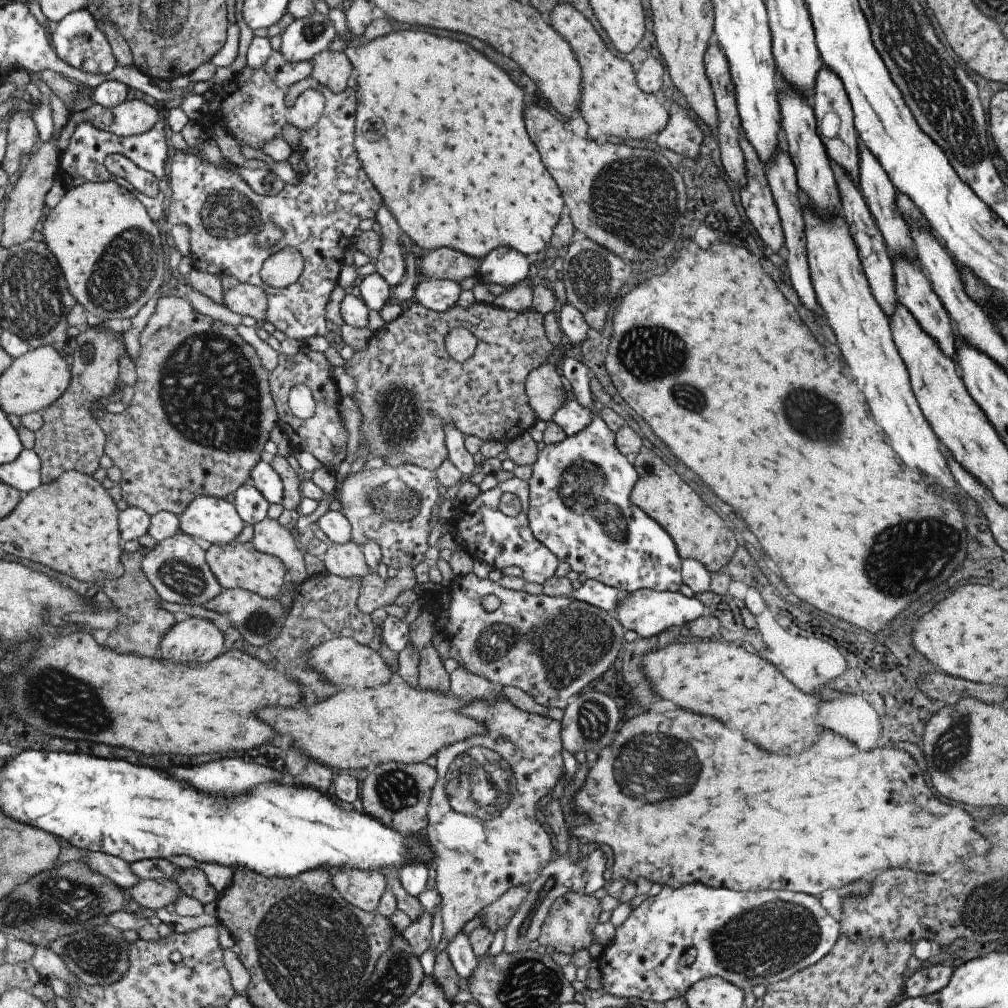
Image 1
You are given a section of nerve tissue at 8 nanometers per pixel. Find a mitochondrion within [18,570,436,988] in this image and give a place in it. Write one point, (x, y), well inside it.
(98, 955)

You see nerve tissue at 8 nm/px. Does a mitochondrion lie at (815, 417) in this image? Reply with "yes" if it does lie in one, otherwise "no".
yes

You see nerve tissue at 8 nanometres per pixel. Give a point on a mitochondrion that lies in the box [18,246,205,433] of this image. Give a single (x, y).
(87, 353)

